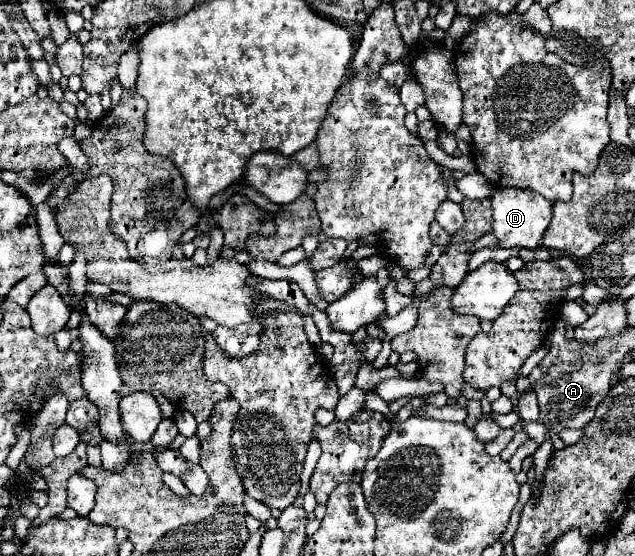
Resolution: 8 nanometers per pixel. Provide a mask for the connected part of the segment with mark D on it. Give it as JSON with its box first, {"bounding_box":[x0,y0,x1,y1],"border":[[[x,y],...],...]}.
{"bounding_box":[491,188,551,248],"border":[[[497,188],[491,196],[493,204],[493,222],[491,222],[491,234],[497,238],[497,248],[537,248],[541,246],[541,238],[551,222],[551,202],[537,192],[521,190],[521,188]]]}

